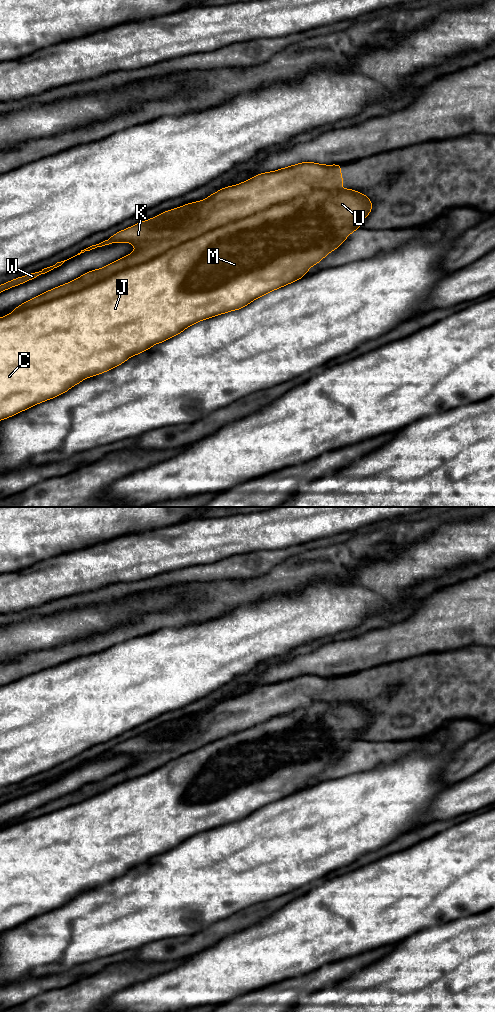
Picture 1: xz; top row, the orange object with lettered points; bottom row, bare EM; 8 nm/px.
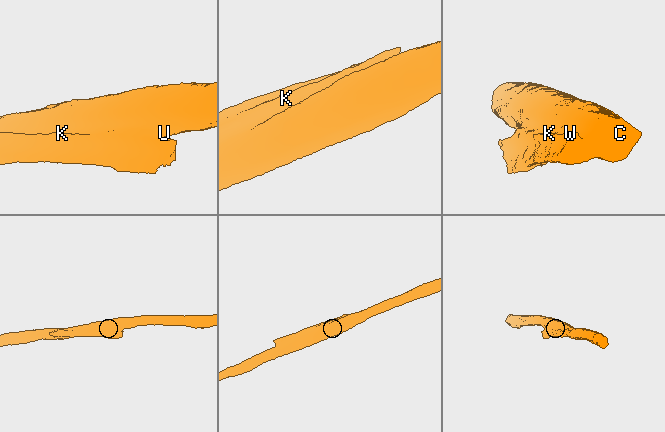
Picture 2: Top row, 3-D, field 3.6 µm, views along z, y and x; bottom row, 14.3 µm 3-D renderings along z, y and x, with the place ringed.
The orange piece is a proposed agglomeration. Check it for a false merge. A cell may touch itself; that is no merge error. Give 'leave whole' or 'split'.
split

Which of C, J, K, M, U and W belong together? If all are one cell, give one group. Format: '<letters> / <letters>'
C J M U / K W

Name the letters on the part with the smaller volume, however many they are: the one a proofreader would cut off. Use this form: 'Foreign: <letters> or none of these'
Foreign: K, W

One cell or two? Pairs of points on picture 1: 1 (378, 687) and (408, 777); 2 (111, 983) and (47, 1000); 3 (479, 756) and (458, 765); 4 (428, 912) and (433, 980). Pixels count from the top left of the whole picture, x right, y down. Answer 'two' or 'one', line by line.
1: two
2: one
3: one
4: two

